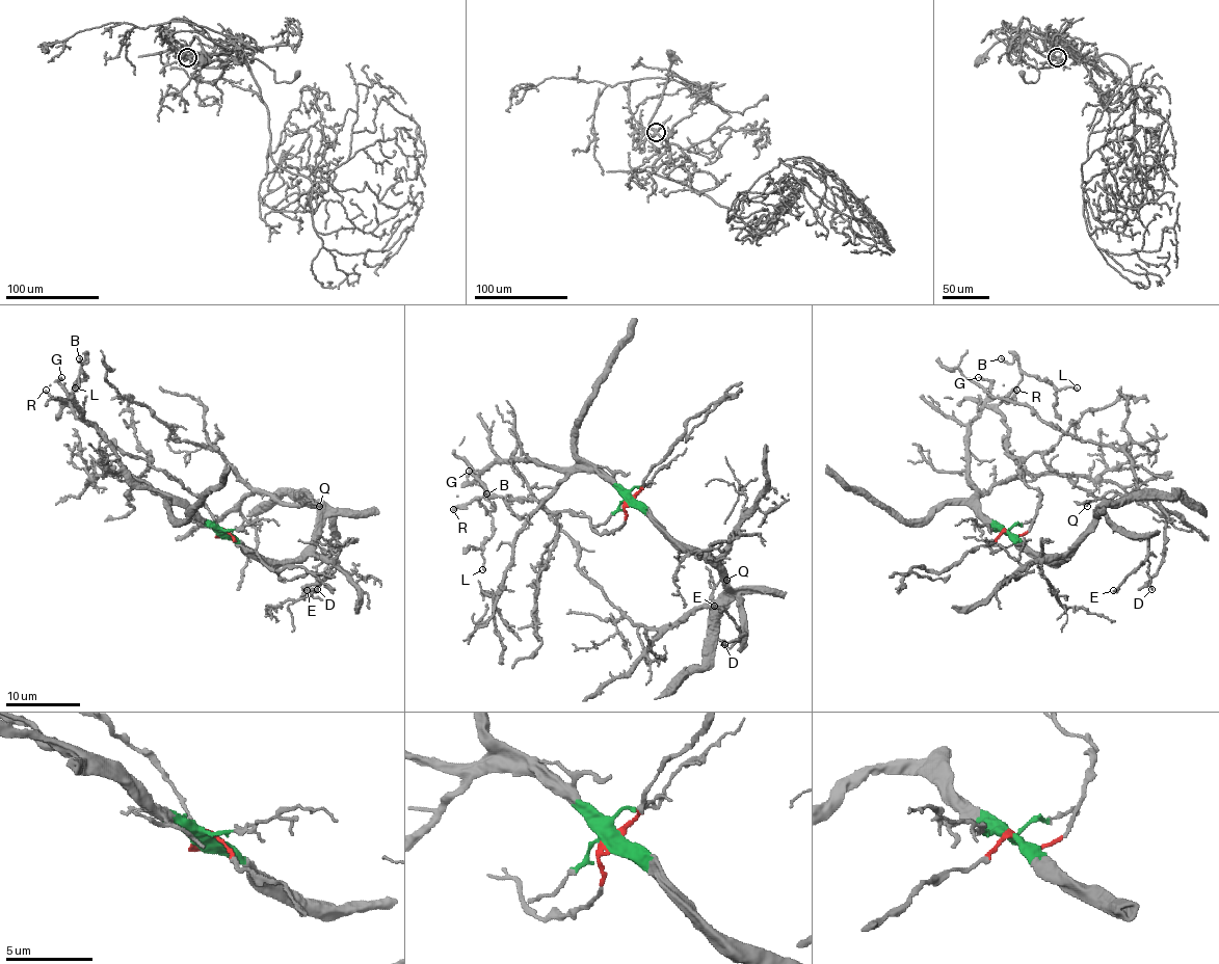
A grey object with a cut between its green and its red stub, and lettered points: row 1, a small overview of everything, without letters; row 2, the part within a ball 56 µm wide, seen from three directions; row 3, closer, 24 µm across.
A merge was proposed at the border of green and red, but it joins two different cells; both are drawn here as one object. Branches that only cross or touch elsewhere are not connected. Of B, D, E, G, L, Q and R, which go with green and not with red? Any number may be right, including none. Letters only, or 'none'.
D, E, G, Q

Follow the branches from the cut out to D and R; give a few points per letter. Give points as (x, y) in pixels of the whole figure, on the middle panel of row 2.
D: (628, 501), (635, 501), (670, 536), (717, 569), (738, 594), (741, 637), (738, 640), (721, 640), (724, 644)
R: (628, 501), (624, 521), (600, 534), (586, 517), (553, 512), (532, 501), (504, 501), (485, 489), (452, 510)

